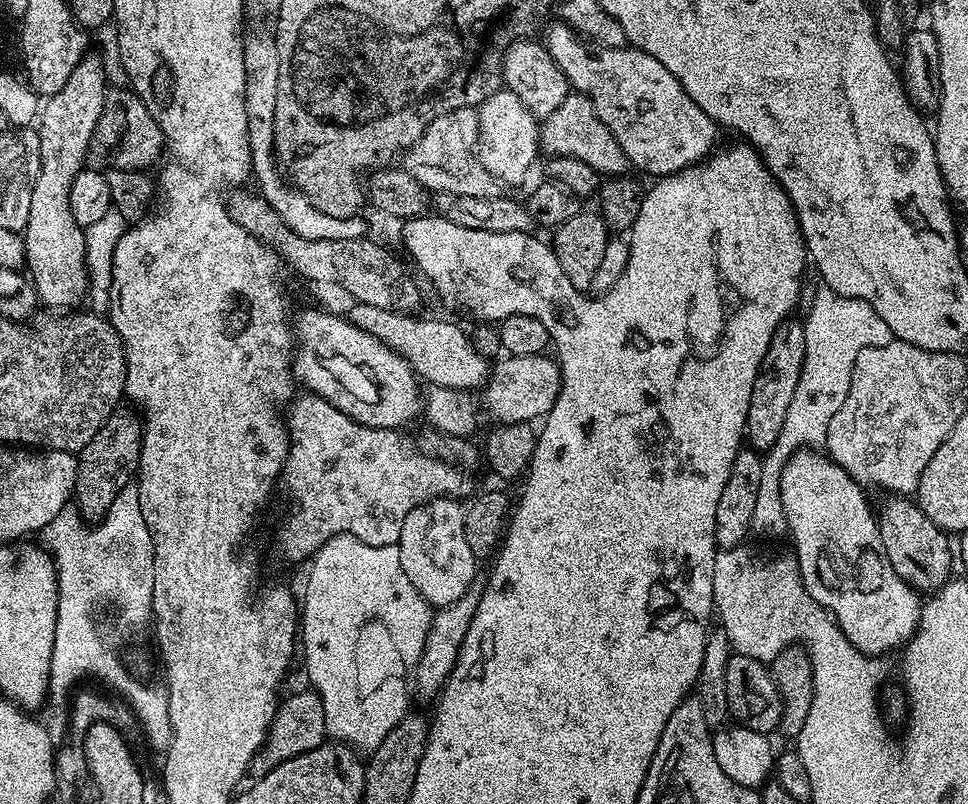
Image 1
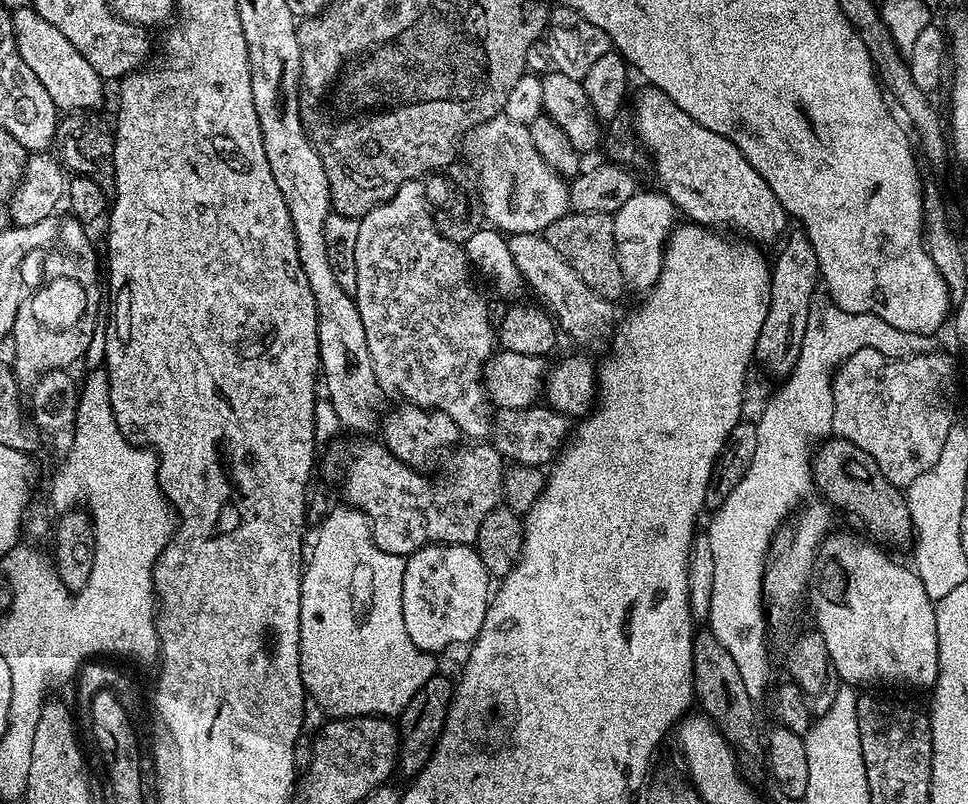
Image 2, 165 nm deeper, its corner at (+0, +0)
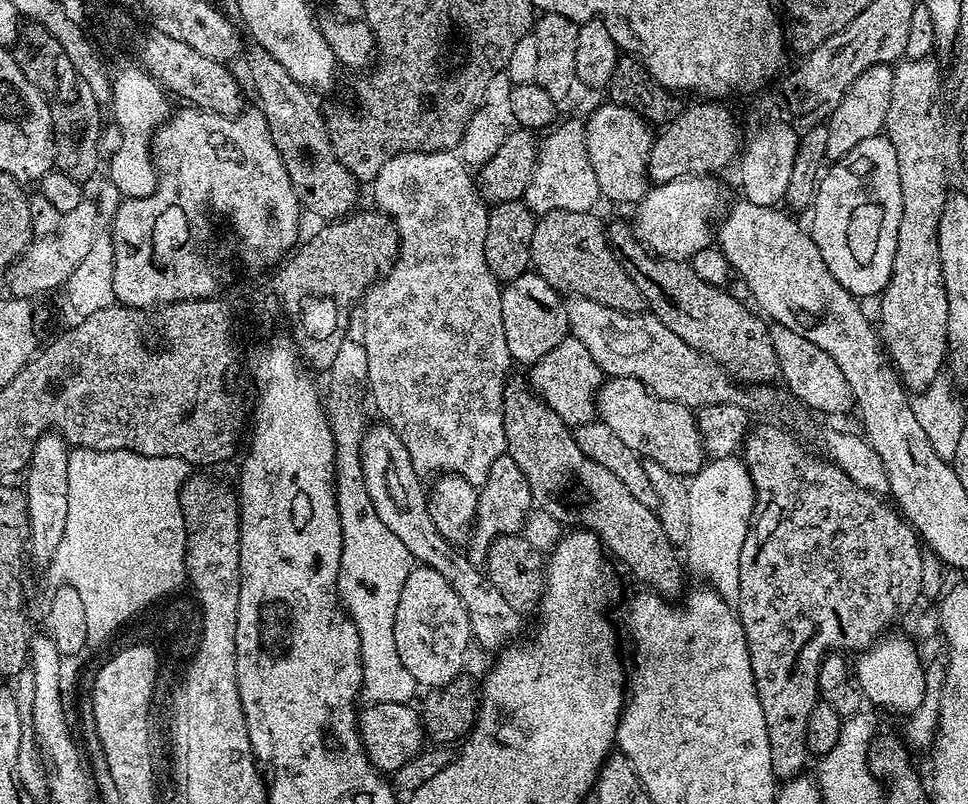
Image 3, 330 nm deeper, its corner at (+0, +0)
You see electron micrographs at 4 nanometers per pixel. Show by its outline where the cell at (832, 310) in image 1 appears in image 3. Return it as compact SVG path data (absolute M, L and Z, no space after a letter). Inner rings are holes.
M739 455L727 456L708 460L704 467L698 469L695 476L687 481L687 485L690 500L687 563L692 563L697 574L709 580L705 581L712 591L729 602L735 601L740 595L738 566L742 558L742 546L757 507L756 486L752 482L752 475L746 471Z

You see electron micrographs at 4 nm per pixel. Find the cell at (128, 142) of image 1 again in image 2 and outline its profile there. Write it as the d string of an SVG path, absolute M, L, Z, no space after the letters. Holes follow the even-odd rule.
M30 6L15 9L12 12L12 29L22 62L34 70L34 78L42 82L57 110L88 110L84 108L96 108L103 102L105 81L100 79L94 66L90 66L74 46L70 46L70 41L56 27L50 26L46 18L42 18L42 14Z

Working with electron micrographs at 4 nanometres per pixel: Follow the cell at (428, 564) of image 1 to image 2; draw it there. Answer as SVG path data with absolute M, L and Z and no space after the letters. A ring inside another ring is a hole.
M427 544L426 547L413 552L404 561L404 577L402 578L402 618L406 622L406 634L414 646L423 652L440 654L443 648L451 644L471 645L482 630L482 622L486 618L490 599L490 577L486 566L482 566L482 558L475 547L467 544Z

